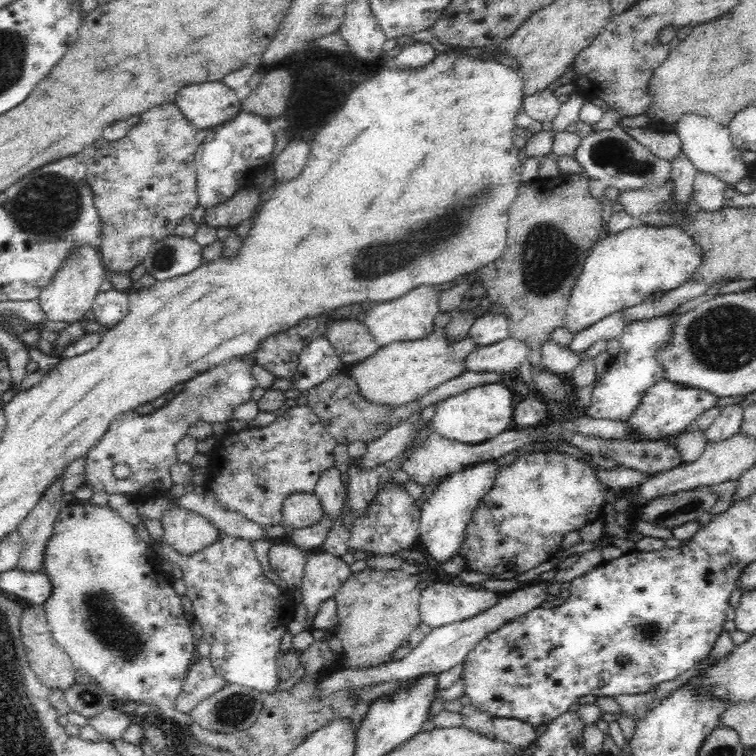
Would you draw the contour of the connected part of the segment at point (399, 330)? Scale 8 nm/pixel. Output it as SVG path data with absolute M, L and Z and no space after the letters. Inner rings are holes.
M424 285L413 288L400 298L381 302L370 308L361 316L379 347L398 341L418 340L428 336L434 328L434 320L439 311L439 294L437 285Z

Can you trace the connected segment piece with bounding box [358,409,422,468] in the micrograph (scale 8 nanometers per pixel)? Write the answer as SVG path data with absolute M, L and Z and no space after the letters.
M420 409L414 411L410 418L390 427L384 436L369 442L366 454L358 459L359 466L374 468L374 466L380 466L380 464L396 458L404 450L412 431L414 431L414 424L420 420L421 411Z

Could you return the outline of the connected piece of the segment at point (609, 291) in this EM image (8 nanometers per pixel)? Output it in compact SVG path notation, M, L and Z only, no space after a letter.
M639 225L616 234L608 234L605 239L597 241L590 248L588 258L582 266L583 272L572 286L565 316L565 327L575 335L576 332L588 328L591 324L612 313L644 302L654 292L665 293L673 288L678 288L693 278L700 264L702 264L702 248L696 244L690 232L680 229L678 226Z

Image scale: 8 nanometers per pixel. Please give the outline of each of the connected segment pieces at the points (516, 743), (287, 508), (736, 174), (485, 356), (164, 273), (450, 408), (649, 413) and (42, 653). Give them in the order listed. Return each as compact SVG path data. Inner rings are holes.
M493 717L493 723L496 737L517 750L526 750L538 738L534 726L523 720Z
M295 493L284 500L283 525L293 529L314 526L325 517L322 502L314 493Z
M688 113L682 115L670 129L680 138L681 148L696 170L714 175L730 187L748 174L748 166L741 157L743 152L734 147L727 125L718 124L712 118Z
M508 337L488 346L476 347L466 358L466 370L472 372L517 372L517 368L528 359L530 347L522 341Z
M172 235L155 242L141 263L156 281L169 280L196 270L202 249L193 238Z
M482 384L449 396L436 404L435 414L429 420L428 426L430 430L448 440L456 440L462 444L480 444L504 430L515 428L512 412L514 412L514 396L506 385Z
M664 379L647 389L638 408L626 423L638 437L644 437L646 441L660 440L668 435L679 434L684 428L694 424L696 417L702 412L718 406L718 399L719 397L704 389L686 387Z
M32 605L29 608L25 608L19 624L26 658L34 673L38 675L38 679L42 681L42 684L50 690L60 689L65 691L76 683L74 680L76 670L73 662L57 642L53 640L44 608L41 605Z

